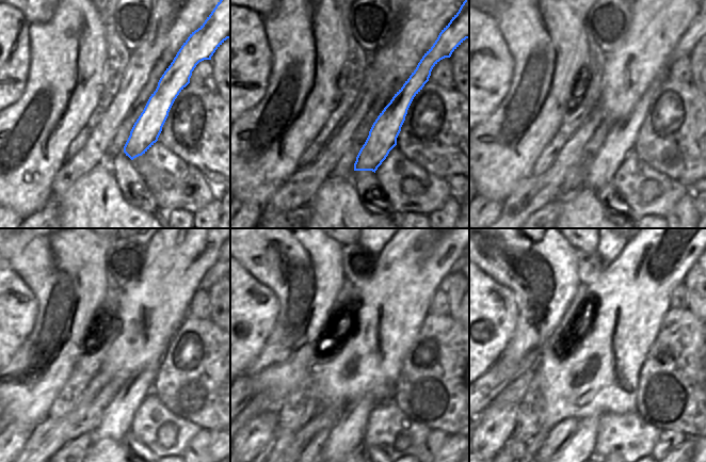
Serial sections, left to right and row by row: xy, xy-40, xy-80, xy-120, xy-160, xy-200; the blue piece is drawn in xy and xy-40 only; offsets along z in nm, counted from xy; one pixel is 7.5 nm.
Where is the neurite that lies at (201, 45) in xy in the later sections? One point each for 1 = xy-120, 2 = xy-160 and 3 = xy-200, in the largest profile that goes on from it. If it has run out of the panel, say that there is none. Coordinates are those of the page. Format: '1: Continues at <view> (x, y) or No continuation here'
1: Continues at xy-120 (117, 418)
2: Continues at xy-160 (346, 437)
3: Continues at xy-200 (581, 444)

